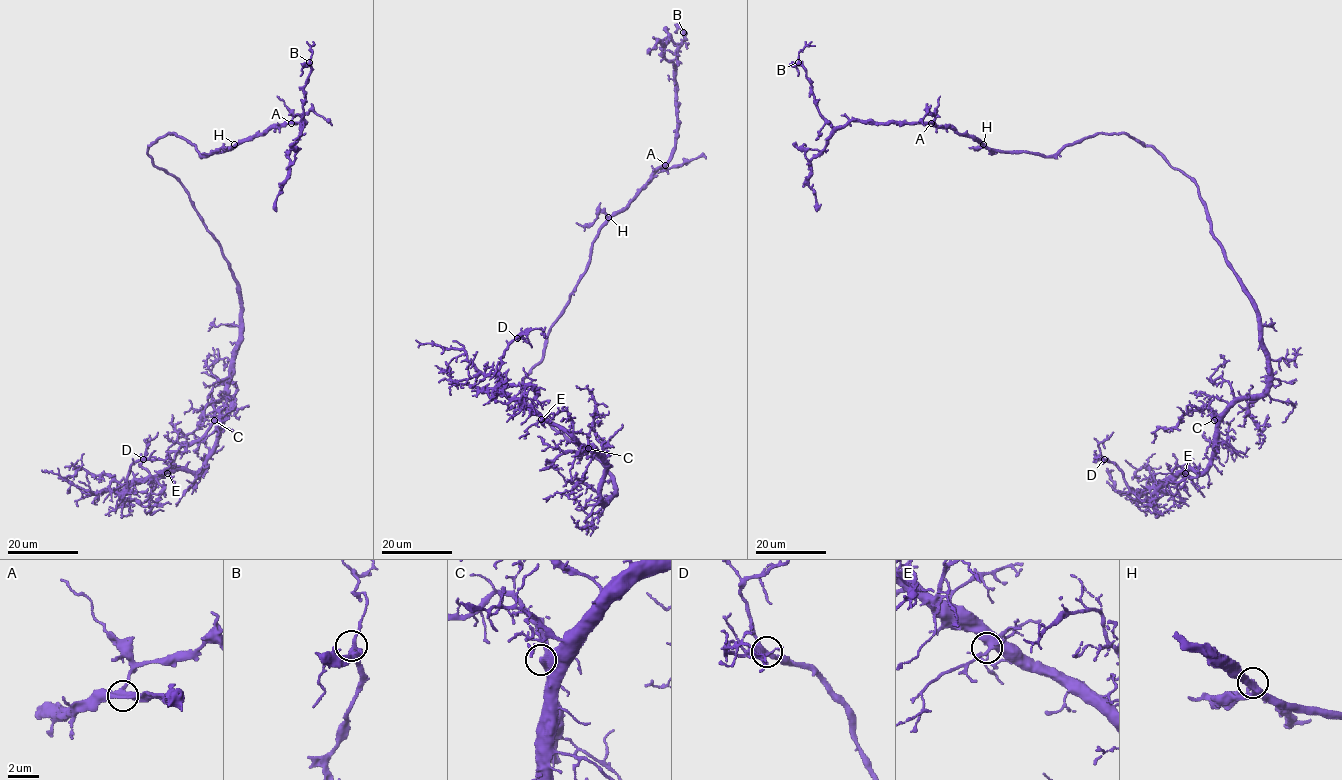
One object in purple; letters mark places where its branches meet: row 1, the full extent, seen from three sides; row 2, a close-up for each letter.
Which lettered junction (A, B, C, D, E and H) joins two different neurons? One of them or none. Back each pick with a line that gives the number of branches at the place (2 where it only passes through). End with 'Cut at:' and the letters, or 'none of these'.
Cut at: none of these

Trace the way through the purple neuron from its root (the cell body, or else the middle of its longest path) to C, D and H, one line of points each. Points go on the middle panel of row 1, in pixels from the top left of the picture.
C: (559, 432), (583, 445), (613, 476), (615, 492), (605, 502), (601, 496), (604, 461), (588, 448)
D: (559, 432), (613, 476), (615, 492), (605, 502), (604, 462), (504, 391), (501, 358), (517, 338)
H: (559, 432), (528, 404), (521, 393), (522, 379), (543, 357), (548, 330), (585, 271), (592, 242), (608, 217)

